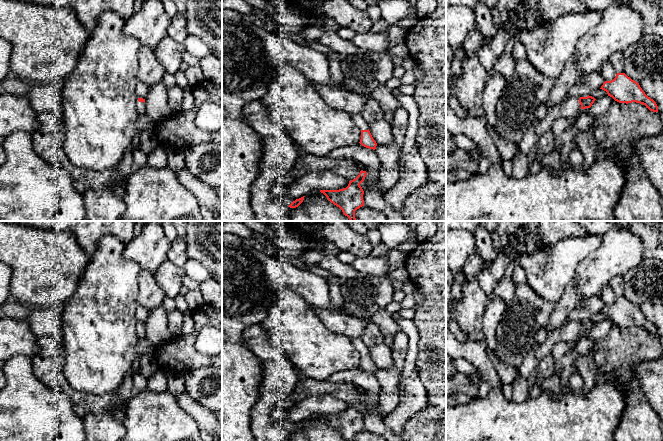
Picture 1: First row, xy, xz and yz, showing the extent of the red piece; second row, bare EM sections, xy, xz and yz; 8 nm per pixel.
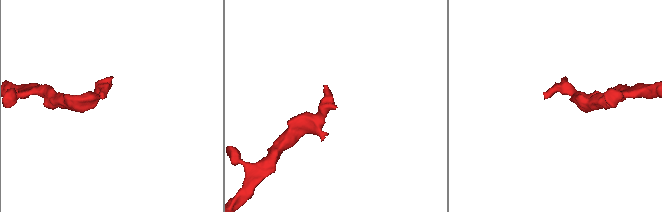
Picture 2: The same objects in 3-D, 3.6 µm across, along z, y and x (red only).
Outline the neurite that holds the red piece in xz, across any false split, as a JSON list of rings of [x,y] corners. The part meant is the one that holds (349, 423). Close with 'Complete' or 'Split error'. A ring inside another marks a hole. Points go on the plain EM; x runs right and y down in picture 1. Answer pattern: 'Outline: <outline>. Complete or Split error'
Outline: [[[361,394],[355,403],[349,405],[346,412],[339,414],[320,414],[320,416],[331,427],[339,431],[345,440],[355,441],[355,435],[364,430],[364,415],[360,408],[364,405],[366,399],[367,396]]]. Complete

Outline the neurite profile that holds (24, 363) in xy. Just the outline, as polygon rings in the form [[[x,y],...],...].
[[[14,355],[4,363],[2,369],[6,384],[0,391],[0,441],[85,441],[83,420],[74,412],[69,395],[65,391],[57,390],[39,380],[33,373],[30,357]]]

